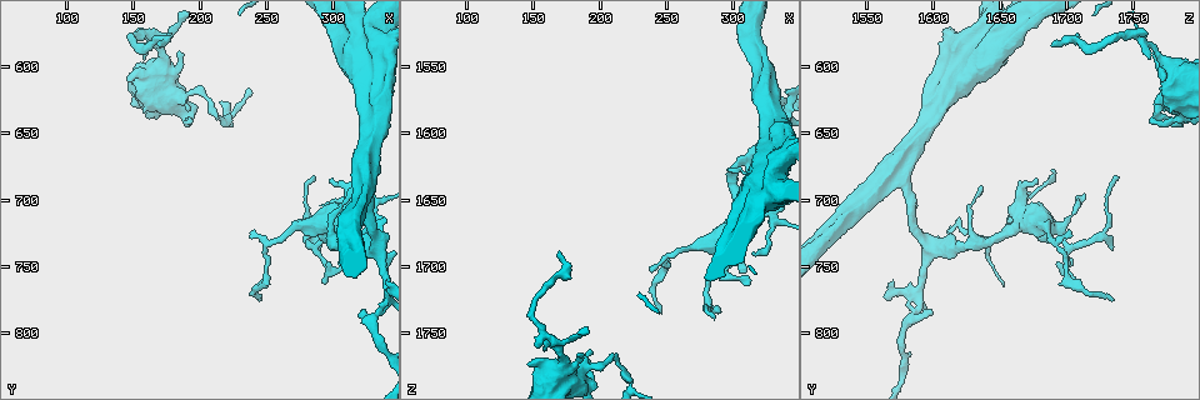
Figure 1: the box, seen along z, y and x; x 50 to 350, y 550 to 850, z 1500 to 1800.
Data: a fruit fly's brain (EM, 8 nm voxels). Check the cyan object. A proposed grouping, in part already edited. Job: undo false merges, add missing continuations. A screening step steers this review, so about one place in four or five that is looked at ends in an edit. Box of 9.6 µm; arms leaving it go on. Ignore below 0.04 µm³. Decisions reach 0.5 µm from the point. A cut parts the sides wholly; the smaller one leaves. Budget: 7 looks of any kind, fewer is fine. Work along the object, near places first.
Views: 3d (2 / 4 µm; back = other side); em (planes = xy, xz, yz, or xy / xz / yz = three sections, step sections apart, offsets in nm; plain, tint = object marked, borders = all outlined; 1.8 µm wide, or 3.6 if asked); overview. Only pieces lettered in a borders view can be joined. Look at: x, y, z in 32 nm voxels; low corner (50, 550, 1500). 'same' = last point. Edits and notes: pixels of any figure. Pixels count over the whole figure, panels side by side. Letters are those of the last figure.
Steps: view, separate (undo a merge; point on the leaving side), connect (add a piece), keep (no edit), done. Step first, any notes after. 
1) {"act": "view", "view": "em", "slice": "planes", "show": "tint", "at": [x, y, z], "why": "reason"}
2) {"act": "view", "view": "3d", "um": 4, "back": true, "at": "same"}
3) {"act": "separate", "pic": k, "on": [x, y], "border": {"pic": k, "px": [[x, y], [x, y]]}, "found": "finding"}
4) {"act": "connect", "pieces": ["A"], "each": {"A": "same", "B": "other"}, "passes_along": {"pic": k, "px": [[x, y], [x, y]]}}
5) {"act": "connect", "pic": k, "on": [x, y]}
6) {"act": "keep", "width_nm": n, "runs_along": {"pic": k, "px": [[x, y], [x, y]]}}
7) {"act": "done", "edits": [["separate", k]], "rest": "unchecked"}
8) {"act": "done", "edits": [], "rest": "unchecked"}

{"act": "view", "view": "em", "slice": "planes", "show": "borders", "at": [322, 724, 1626], "why": "free end"}

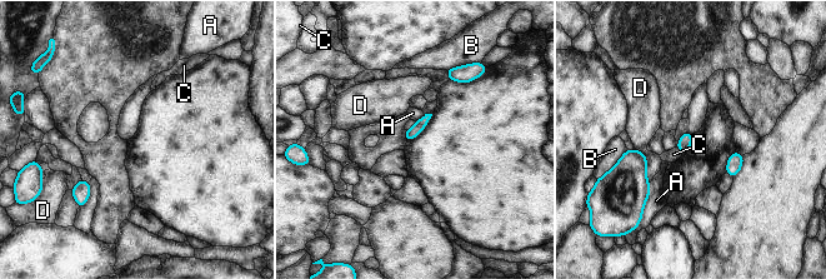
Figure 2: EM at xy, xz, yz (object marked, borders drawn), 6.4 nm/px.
{"act": "keep", "each": {"A": "other", "B": "other", "C": "other", "D": "other"}, "border": {"pic": 2, "px": [[425, 113], [431, 114]]}, "found": "none of them fits"}

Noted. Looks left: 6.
{"act": "view", "view": "3d", "um": 2, "at": [168, 582, 1686], "why": "long arm stops here"}

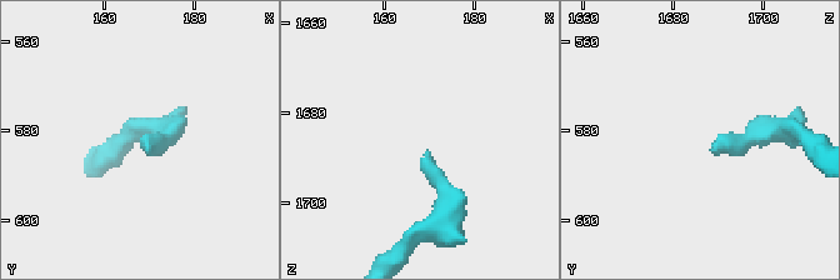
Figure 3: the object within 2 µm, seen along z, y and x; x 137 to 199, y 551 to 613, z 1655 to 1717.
{"act": "view", "view": "em", "slice": "xz", "step": 8, "show": "plain", "at": [169, 584, 1688], "why": "now the EM"}

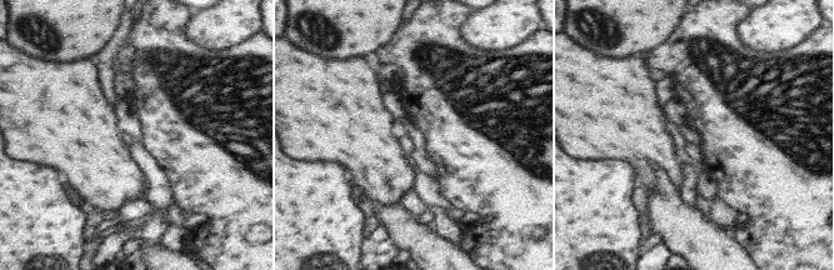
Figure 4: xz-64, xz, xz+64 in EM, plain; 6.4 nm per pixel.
{"act": "view", "view": "em", "slice": "xz", "step": 8, "show": "borders", "at": "same"}

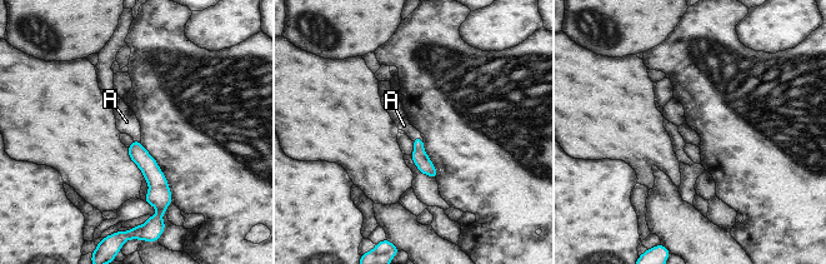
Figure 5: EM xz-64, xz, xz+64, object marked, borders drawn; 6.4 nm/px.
{"act": "connect", "pieces": ["A"], "width_nm": 90, "longest_contact_nm": ["A", 70], "each": {"A": "same"}, "found": "it goes on there"}

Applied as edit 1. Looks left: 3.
{"act": "done", "edits": [["connect", 5]], "rest": "unchecked"}

